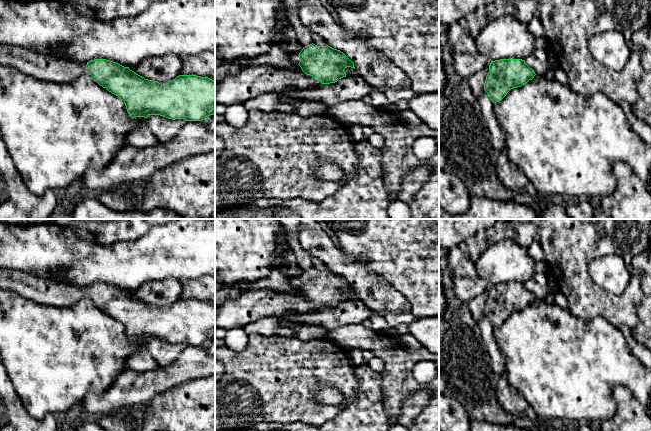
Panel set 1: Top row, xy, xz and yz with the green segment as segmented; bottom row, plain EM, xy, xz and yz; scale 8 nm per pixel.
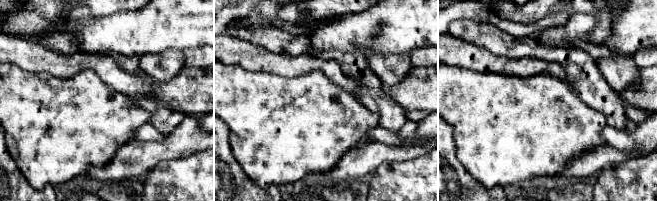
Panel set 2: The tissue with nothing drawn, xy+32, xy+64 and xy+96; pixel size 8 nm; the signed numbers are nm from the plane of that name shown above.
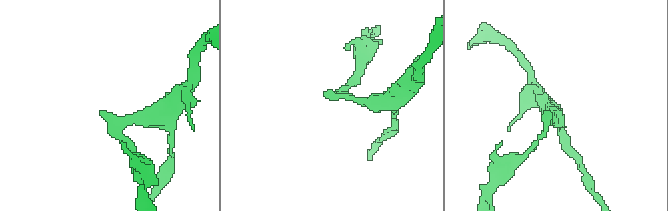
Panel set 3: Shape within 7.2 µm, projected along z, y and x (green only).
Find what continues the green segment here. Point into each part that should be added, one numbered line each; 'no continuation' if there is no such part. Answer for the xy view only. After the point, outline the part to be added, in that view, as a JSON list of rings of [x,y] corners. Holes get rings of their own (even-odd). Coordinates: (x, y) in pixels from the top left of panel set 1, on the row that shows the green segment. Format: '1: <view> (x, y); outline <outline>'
1: xy (41, 66); outline [[[0,44],[0,64],[16,68],[34,79],[52,83],[73,82],[86,73],[87,65],[6,44]]]

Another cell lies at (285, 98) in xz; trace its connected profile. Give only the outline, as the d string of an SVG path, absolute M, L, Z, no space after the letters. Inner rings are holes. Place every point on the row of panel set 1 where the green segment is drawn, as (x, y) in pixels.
M284 92L278 93L278 98L279 98L283 103L292 104L293 106L296 106L296 105L299 104L302 100L304 100L304 99L300 99L300 98L291 97L291 96L285 94Z

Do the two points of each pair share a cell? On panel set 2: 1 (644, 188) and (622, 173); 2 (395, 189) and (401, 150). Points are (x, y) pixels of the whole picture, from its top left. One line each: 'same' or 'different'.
1: same
2: different

